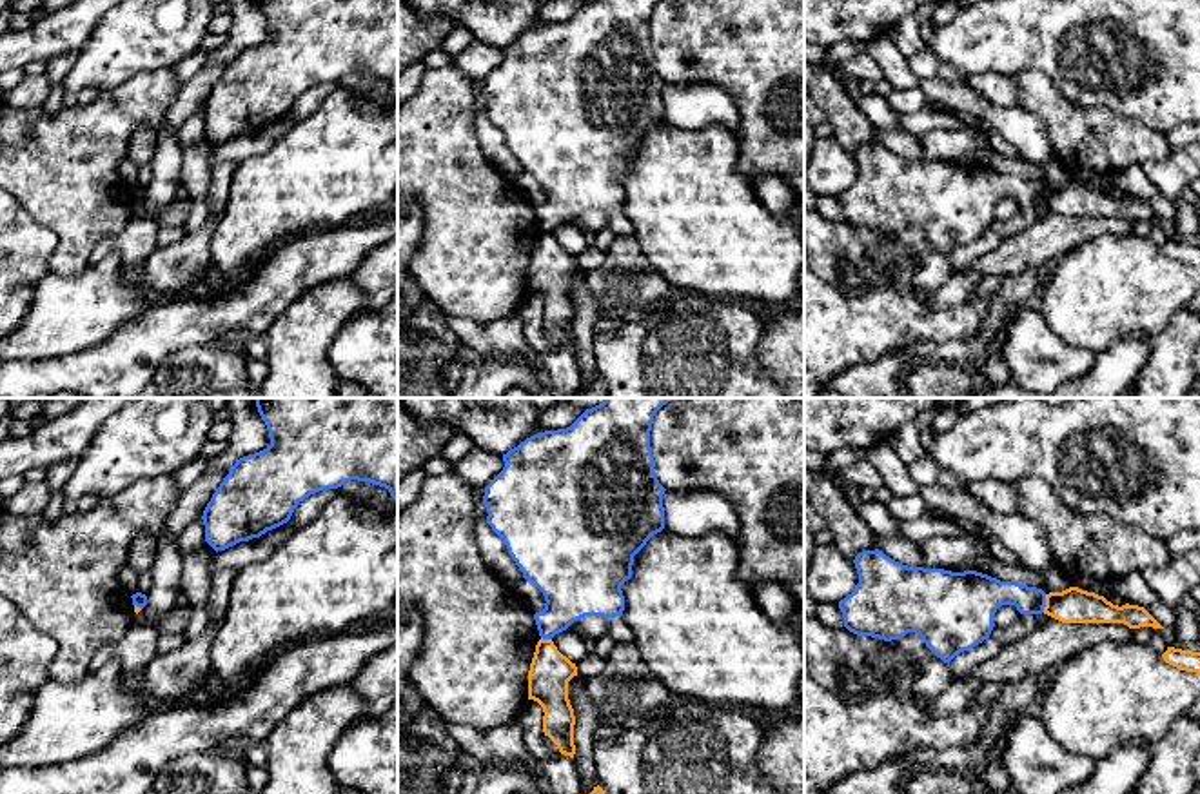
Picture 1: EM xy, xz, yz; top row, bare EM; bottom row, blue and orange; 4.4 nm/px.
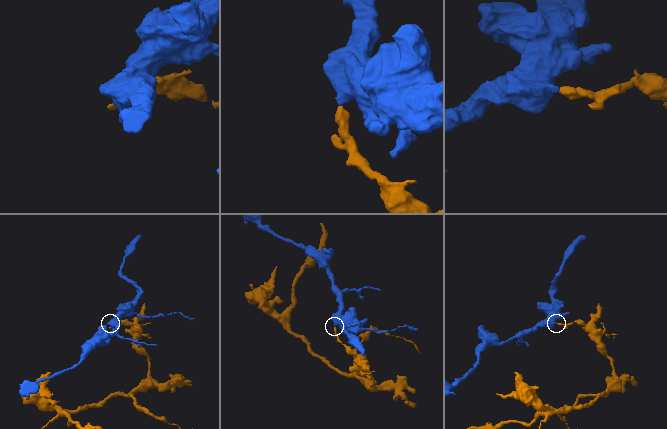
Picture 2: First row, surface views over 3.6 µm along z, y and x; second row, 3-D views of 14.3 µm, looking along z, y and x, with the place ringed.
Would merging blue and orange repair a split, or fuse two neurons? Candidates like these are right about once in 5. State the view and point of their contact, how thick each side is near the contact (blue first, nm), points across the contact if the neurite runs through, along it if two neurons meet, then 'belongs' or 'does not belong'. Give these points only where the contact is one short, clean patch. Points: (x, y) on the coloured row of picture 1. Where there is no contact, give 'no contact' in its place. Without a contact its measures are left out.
meets blue in yz at (1044, 604); 140 nm thick on the blue side, 160 nm on the other; border along yz (1046, 595), (1042, 611); does not belong

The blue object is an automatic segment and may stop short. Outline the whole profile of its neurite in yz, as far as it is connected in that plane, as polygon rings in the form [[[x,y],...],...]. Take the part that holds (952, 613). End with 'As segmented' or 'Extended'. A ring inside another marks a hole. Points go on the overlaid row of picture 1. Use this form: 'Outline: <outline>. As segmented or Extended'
Outline: [[[879,549],[859,552],[853,563],[859,583],[839,601],[844,627],[884,641],[915,632],[948,665],[989,638],[998,607],[1015,605],[1020,614],[1046,607],[1042,589],[977,571],[908,567]]]. As segmented

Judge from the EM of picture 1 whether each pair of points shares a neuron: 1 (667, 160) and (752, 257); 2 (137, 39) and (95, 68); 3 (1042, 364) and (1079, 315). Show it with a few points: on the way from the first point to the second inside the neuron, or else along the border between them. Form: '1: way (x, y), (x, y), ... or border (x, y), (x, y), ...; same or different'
1: way (683, 184), (728, 233); same
2: way (126, 42), (106, 59); same
3: border (1039, 309), (1057, 335), (1093, 355); different

